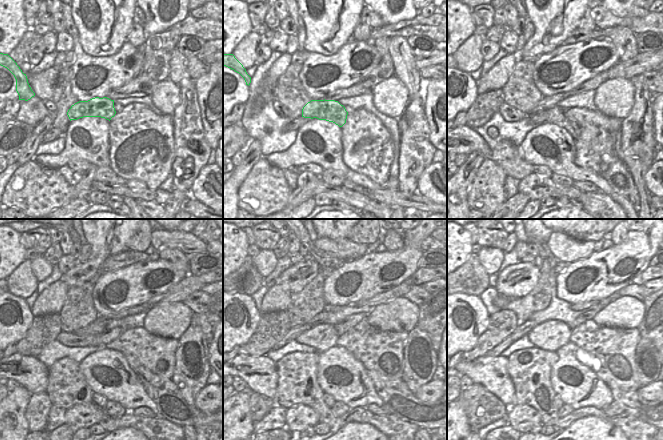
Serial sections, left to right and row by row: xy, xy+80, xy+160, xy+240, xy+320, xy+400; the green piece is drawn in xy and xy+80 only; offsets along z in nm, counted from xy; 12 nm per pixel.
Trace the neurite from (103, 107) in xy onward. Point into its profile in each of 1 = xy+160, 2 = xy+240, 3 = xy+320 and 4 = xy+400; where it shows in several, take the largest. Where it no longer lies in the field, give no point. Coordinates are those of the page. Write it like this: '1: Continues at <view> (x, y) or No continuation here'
1: Continues at xy+160 (559, 118)
2: Continues at xy+240 (171, 405)
3: Continues at xy+320 (403, 403)
4: Continues at xy+400 (650, 412).

